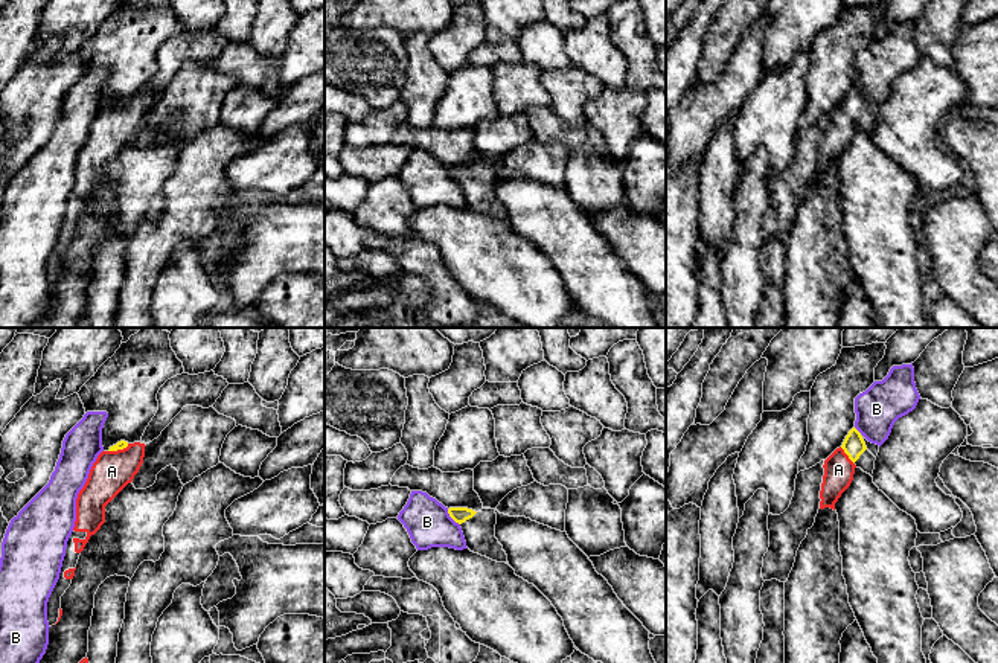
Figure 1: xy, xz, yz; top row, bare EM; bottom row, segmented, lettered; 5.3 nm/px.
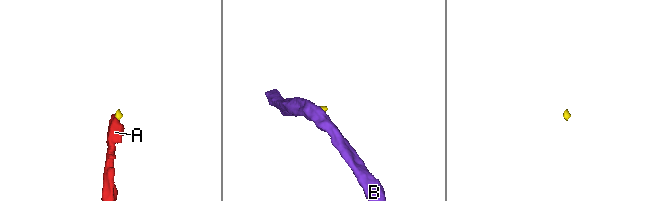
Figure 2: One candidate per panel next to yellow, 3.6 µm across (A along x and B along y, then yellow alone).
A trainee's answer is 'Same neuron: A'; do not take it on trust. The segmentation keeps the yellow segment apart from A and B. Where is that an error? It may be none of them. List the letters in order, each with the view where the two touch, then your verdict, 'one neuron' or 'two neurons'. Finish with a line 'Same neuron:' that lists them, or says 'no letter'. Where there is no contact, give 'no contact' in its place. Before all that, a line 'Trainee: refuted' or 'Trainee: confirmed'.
Trainee: confirmed
A: yz | one neuron
B: xz | two neurons
Same neuron: A

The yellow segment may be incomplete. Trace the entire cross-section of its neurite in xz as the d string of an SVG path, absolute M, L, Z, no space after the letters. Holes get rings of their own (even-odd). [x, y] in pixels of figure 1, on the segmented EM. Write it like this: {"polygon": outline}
{"polygon": "M449 508L449 517L460 524L466 547L497 562L507 562L503 546L495 538L497 514L495 509L478 512L468 508Z"}

